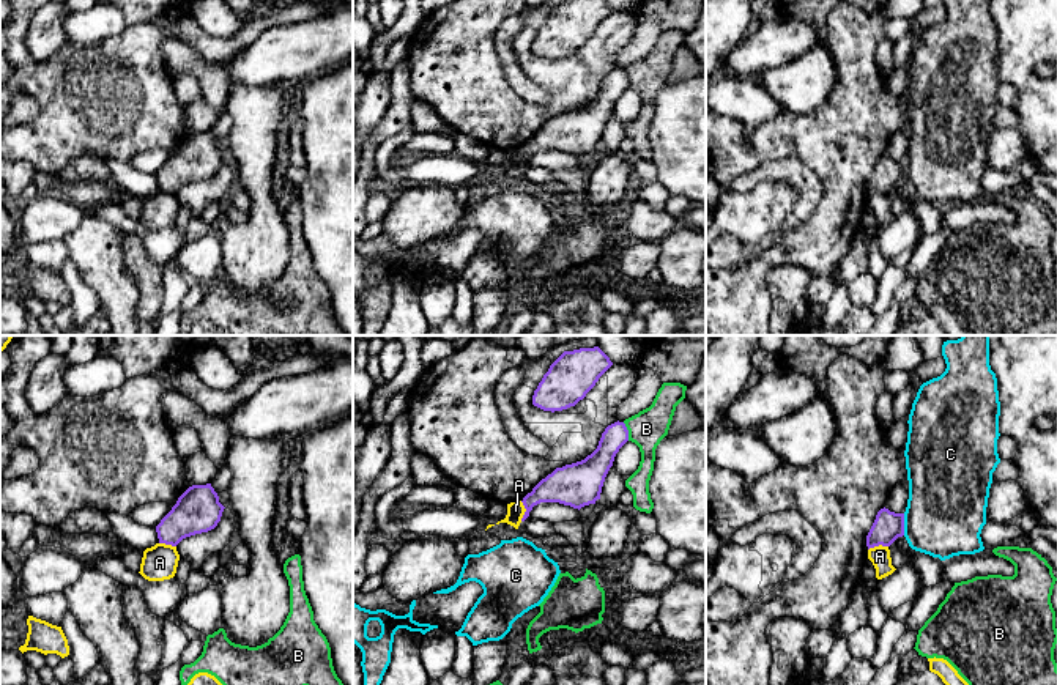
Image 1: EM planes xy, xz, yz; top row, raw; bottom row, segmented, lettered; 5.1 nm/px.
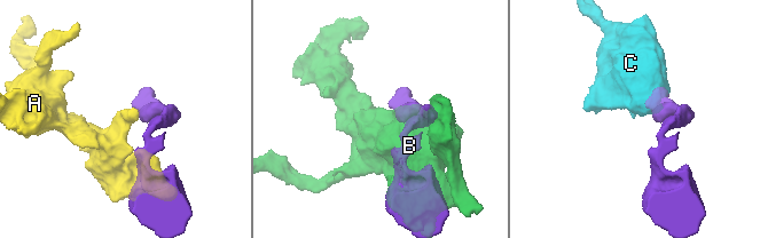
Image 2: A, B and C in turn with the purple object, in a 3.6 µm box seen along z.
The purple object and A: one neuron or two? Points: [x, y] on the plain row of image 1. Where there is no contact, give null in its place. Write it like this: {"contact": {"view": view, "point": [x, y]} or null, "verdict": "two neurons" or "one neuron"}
{"contact": {"view": "xz", "point": [526, 158]}, "verdict": "two neurons"}

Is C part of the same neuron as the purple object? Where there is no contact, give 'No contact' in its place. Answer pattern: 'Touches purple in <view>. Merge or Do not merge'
Touches purple in yz. Merge

